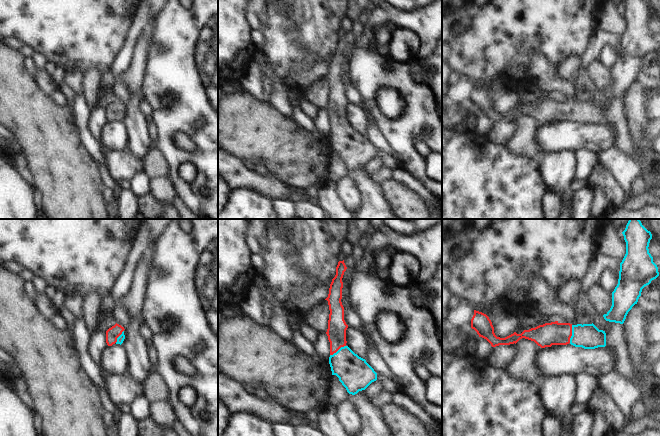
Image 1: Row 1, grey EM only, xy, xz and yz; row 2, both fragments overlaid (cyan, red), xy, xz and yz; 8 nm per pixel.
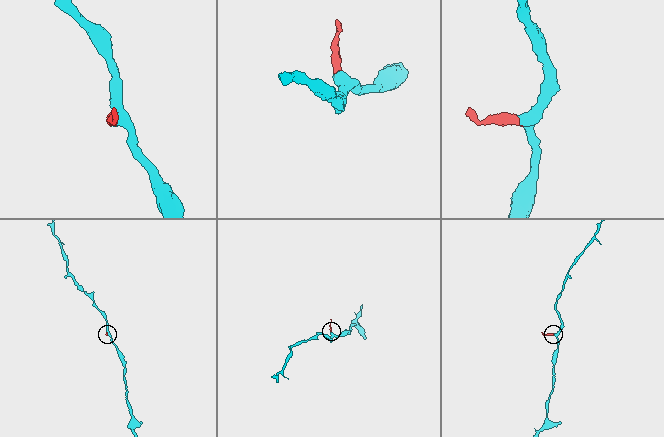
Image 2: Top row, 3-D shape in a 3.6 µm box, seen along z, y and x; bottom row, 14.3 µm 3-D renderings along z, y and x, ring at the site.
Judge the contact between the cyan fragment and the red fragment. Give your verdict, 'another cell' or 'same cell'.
same cell

